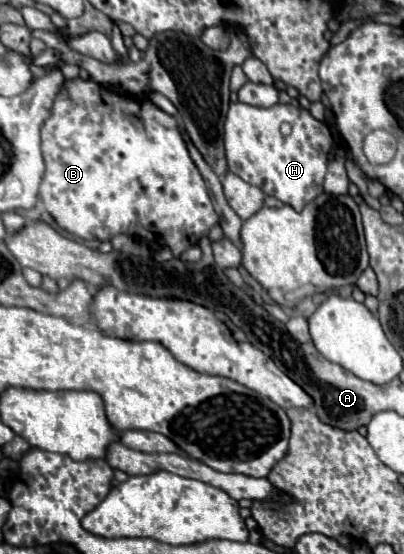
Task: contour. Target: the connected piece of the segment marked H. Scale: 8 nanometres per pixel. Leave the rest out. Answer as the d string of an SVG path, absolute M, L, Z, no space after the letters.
M232 103L224 125L224 147L232 173L296 211L304 209L324 191L322 183L332 141L326 125L316 121L306 109L280 103L268 109Z

